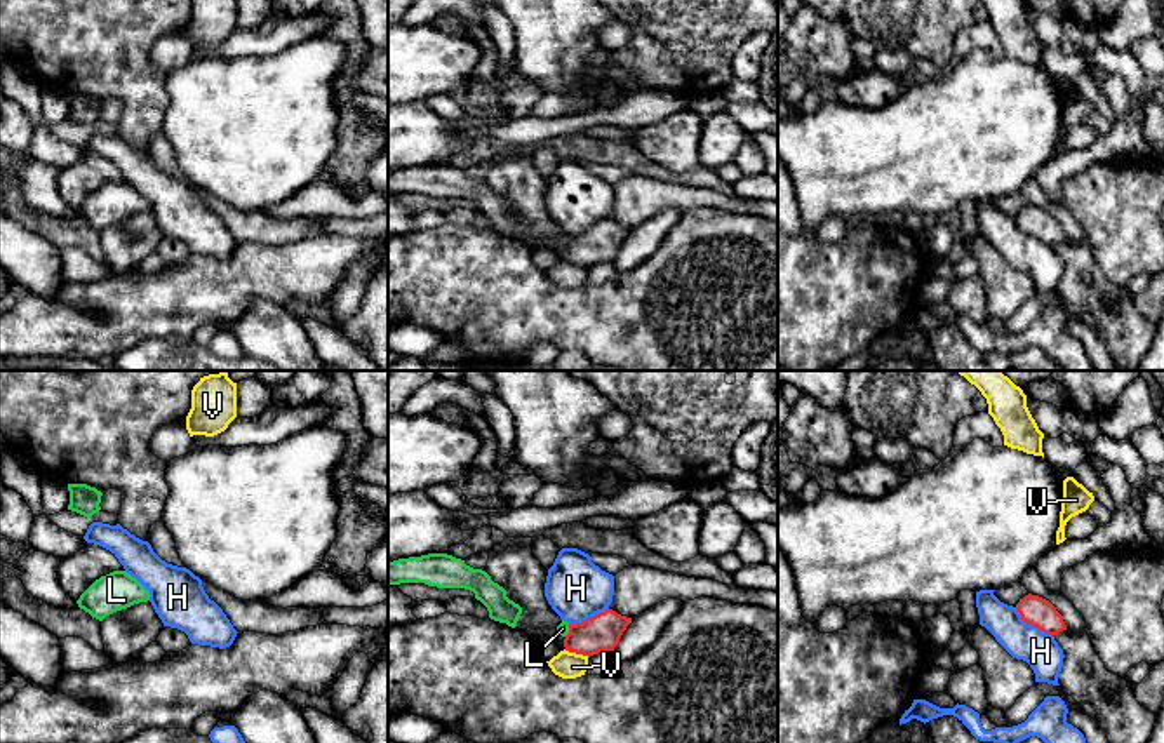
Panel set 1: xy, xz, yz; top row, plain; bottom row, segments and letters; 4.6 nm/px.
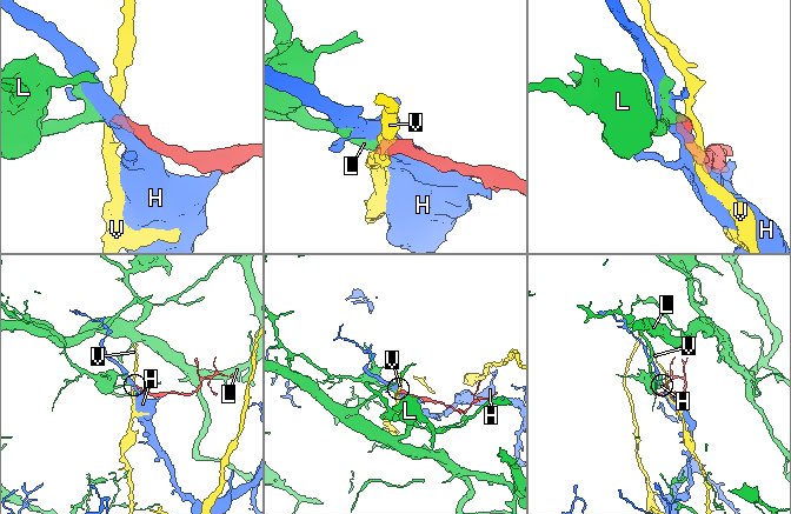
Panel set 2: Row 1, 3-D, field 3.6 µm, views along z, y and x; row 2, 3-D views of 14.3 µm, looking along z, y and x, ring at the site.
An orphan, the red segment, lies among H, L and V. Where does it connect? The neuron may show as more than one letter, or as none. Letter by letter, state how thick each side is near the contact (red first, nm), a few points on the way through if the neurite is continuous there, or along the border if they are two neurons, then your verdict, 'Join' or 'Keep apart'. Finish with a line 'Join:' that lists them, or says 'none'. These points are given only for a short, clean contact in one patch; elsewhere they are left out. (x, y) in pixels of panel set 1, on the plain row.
H: Thickness 140 nm (red) against 170 nm. Keep apart
L: Thickness 170 nm (red) against 60 nm. Join
V: Thickness 170 nm (red) against 130 nm. Keep apart
Join: L

